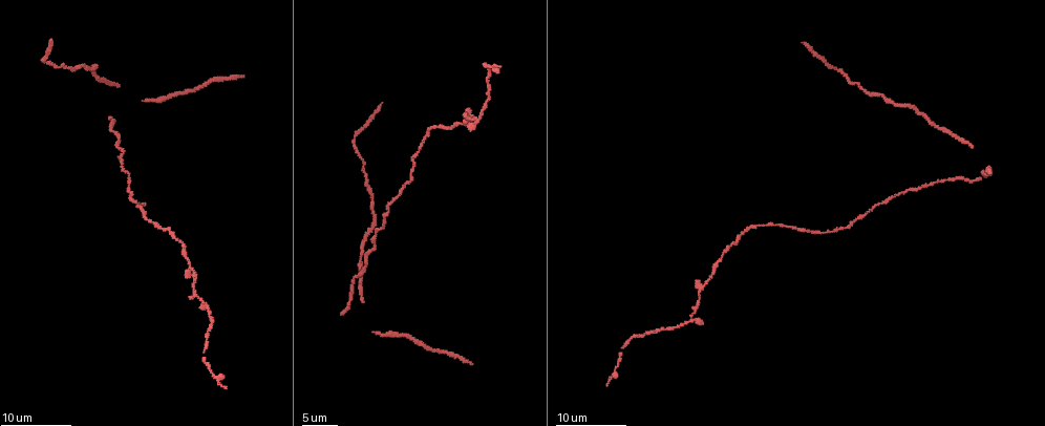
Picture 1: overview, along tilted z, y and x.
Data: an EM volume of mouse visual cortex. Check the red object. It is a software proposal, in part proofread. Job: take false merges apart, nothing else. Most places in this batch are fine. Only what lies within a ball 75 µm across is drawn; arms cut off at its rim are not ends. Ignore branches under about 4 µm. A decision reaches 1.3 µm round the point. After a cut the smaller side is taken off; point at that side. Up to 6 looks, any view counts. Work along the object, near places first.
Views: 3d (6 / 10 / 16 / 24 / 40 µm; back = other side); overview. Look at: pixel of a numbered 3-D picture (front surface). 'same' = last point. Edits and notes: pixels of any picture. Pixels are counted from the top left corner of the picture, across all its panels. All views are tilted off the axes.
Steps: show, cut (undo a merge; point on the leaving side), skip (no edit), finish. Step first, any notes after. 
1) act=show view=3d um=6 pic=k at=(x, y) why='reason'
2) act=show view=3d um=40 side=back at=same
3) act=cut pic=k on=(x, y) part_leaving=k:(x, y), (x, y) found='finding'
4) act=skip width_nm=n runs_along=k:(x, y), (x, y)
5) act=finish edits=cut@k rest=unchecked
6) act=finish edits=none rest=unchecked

act=show view=3d um=24 pic=1 at=(193, 285)

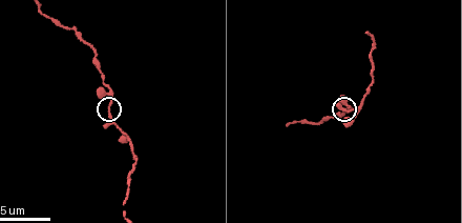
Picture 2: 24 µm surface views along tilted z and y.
act=show view=3d um=6 pic=2 at=(109, 110)

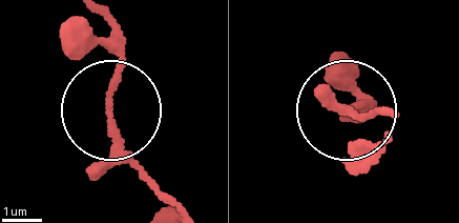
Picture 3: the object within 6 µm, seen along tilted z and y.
act=show view=3d um=6 side=back pic=3 at=(109, 103)

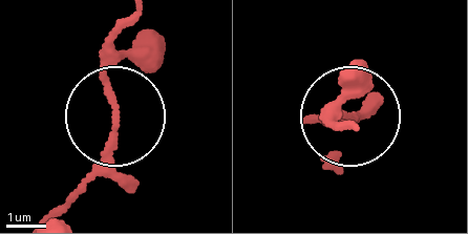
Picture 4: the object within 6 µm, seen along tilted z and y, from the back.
act=skip runs_along=4:(128, 16), (108, 145), (70, 195) found='continuous, no second neuron'

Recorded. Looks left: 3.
act=show view=3d um=10 pic=2 at=(91, 46) why='thin neck'

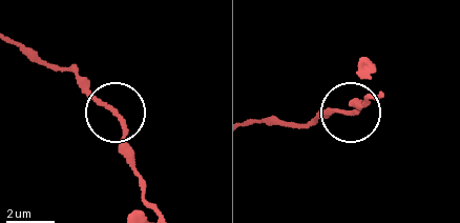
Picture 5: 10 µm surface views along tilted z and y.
act=skip runs_along=5:(17, 42), (77, 72), (114, 114), (144, 180) found='continuous, no second neuron'

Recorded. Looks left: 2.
act=show view=3d um=6 pic=2 at=(126, 203) why='narrows sharply'

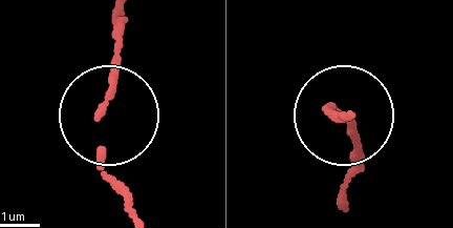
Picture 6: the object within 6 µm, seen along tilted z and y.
act=skip runs_along=6:(342, 191), (351, 141), (326, 110), (340, 120) found='continuous, no second neuron'

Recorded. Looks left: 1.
act=finish edits=none rest=unchecked

